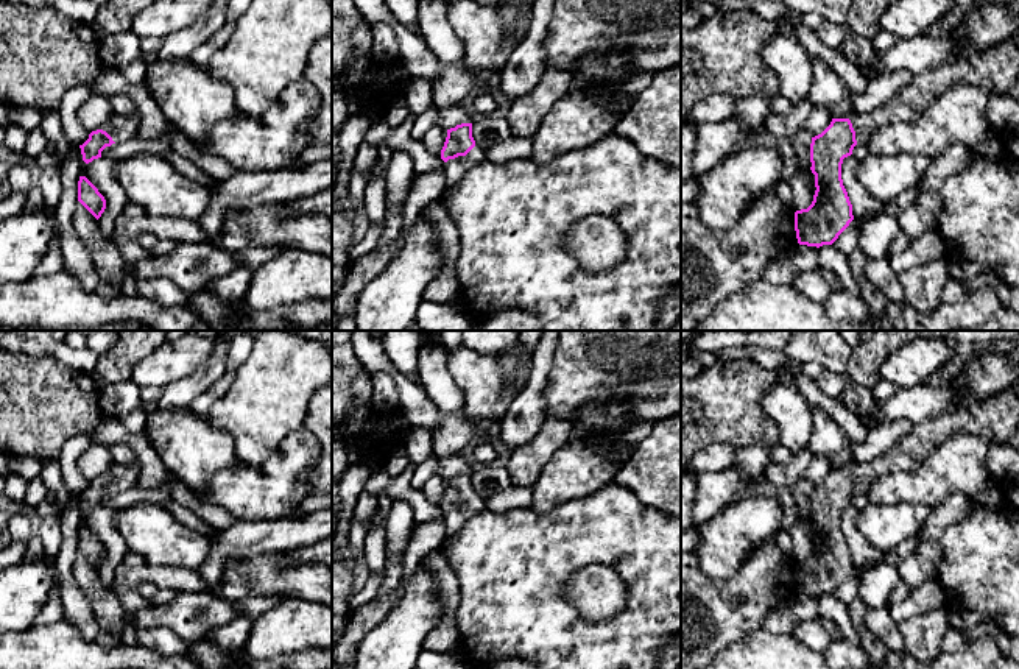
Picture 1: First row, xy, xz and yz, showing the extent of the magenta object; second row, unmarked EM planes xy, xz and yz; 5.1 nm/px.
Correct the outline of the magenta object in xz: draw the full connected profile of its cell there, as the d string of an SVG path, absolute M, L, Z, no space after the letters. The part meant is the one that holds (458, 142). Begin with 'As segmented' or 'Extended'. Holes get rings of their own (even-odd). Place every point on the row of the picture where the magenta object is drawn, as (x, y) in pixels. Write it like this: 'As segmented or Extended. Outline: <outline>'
Extended. Outline: M461 123L447 129L441 159L446 162L447 190L452 190L472 167L486 159L485 151L475 145L472 137L472 123Z

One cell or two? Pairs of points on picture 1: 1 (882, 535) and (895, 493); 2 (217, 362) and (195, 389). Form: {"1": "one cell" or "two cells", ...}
{"1": "two cells", "2": "one cell"}

